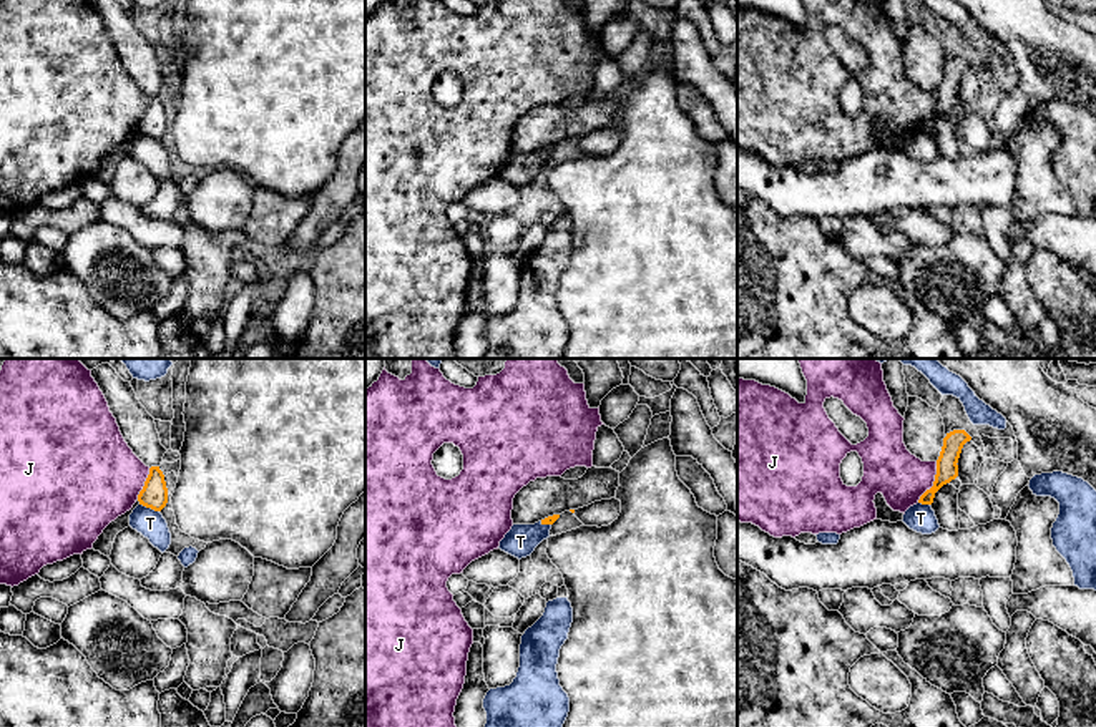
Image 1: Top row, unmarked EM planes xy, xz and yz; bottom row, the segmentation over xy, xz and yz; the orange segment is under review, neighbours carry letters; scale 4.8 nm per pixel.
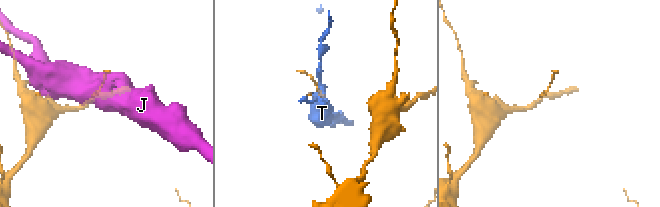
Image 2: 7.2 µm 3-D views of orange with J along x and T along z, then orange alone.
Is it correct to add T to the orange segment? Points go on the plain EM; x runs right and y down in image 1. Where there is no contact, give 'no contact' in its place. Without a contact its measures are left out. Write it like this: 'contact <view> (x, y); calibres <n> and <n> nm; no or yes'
contact xy (150, 135); calibres 130 and 140 nm; no

